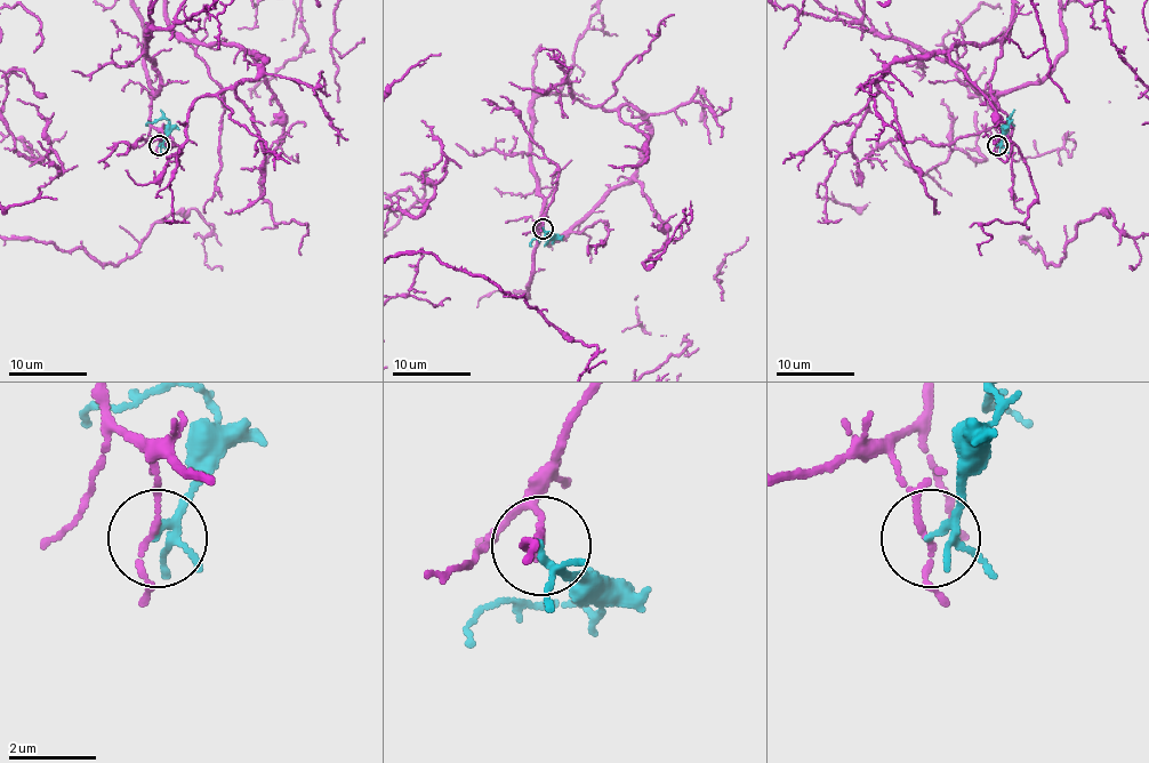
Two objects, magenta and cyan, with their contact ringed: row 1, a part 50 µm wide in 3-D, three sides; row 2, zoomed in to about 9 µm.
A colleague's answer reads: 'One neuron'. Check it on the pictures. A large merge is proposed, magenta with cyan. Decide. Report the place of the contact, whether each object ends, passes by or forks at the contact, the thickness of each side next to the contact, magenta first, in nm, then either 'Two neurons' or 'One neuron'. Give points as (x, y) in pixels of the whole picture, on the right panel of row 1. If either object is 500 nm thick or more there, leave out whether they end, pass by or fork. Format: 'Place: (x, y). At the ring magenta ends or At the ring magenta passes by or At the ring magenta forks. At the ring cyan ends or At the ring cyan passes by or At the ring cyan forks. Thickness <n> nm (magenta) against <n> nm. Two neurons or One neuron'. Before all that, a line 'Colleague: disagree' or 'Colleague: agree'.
Colleague: disagree
Place: (997, 145). At the ring magenta forks. At the ring cyan forks. Thickness 90 nm (magenta) against 120 nm. Two neurons

